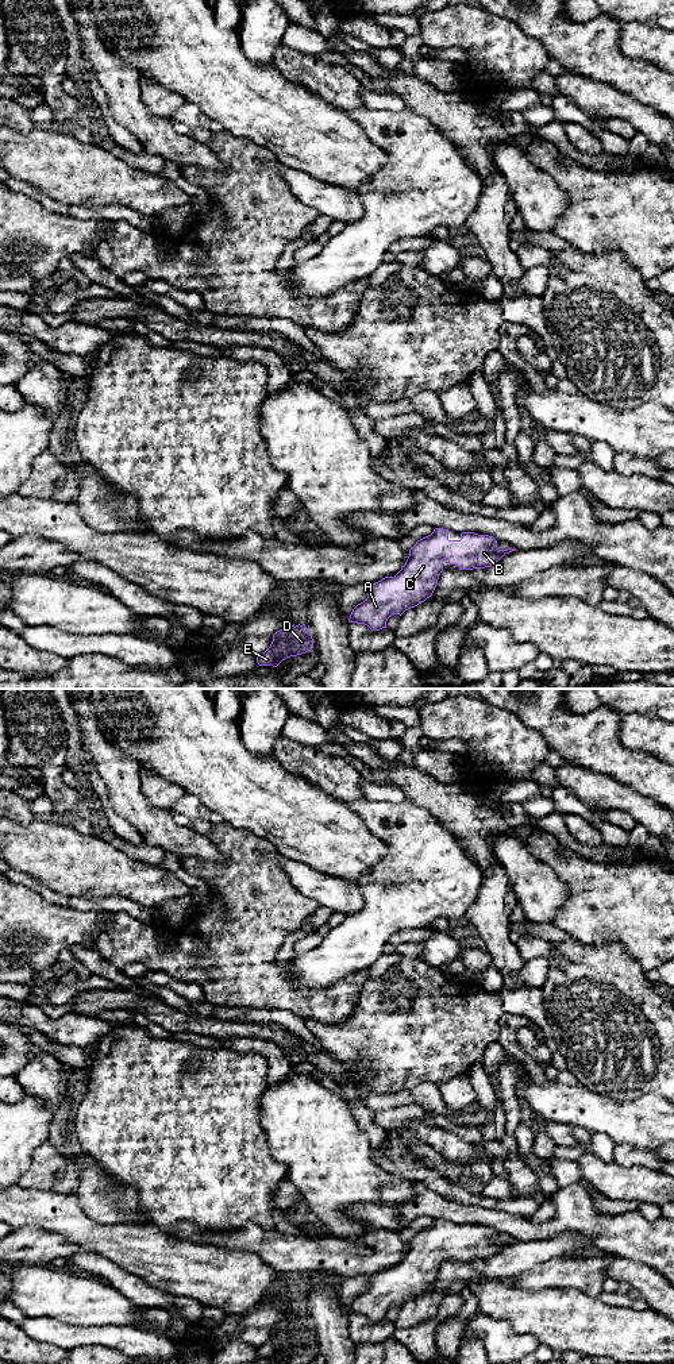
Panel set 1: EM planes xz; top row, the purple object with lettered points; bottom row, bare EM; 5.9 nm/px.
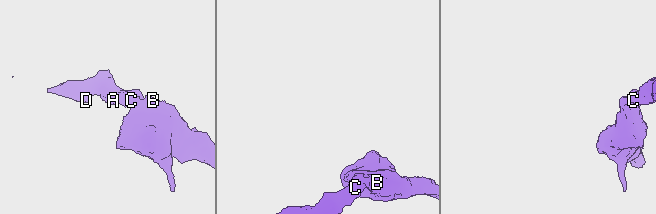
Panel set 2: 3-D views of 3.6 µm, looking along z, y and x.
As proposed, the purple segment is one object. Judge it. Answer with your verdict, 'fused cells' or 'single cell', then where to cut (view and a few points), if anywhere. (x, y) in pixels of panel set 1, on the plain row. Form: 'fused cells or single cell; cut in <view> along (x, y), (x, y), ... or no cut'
single cell; no cut

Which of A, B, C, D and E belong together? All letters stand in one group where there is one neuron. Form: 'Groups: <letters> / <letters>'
Groups: A B C D E

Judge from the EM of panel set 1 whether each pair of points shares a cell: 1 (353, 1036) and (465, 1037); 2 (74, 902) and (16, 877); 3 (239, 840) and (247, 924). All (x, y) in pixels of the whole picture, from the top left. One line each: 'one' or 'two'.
1: one
2: one
3: one

